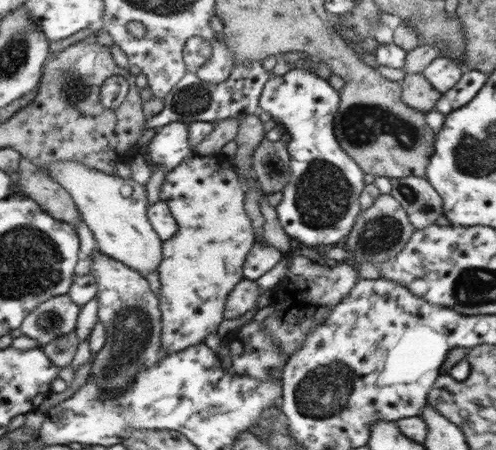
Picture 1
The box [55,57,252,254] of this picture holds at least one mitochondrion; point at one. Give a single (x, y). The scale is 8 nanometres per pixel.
(191, 100)

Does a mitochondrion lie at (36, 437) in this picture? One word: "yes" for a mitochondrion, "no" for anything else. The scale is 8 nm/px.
no

